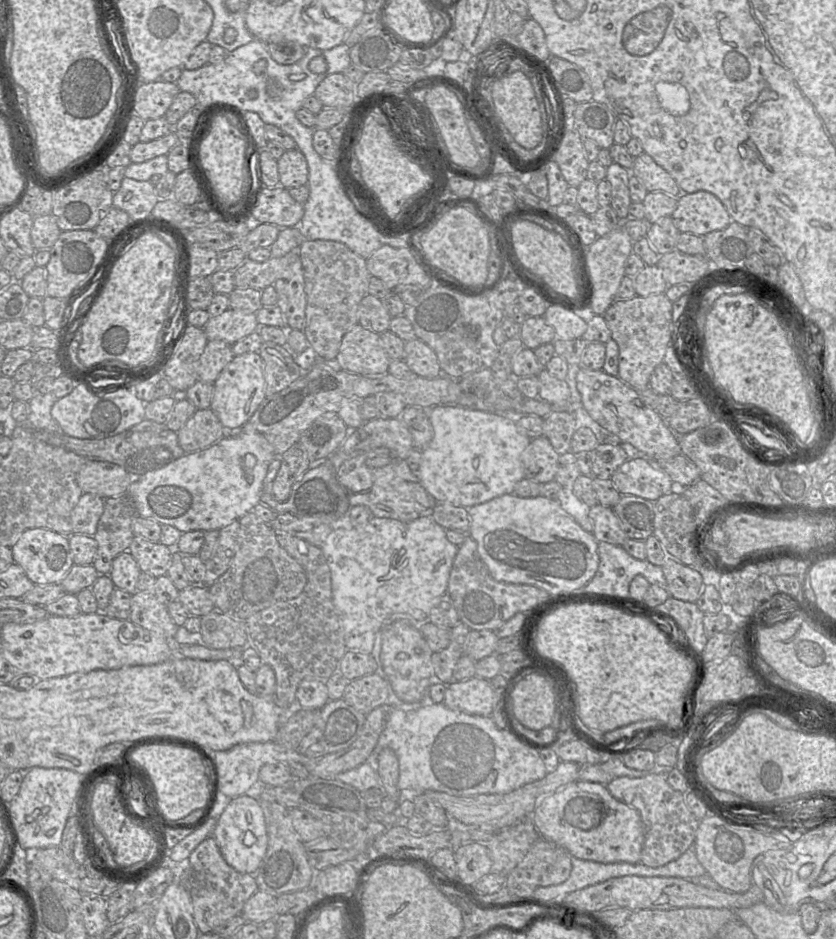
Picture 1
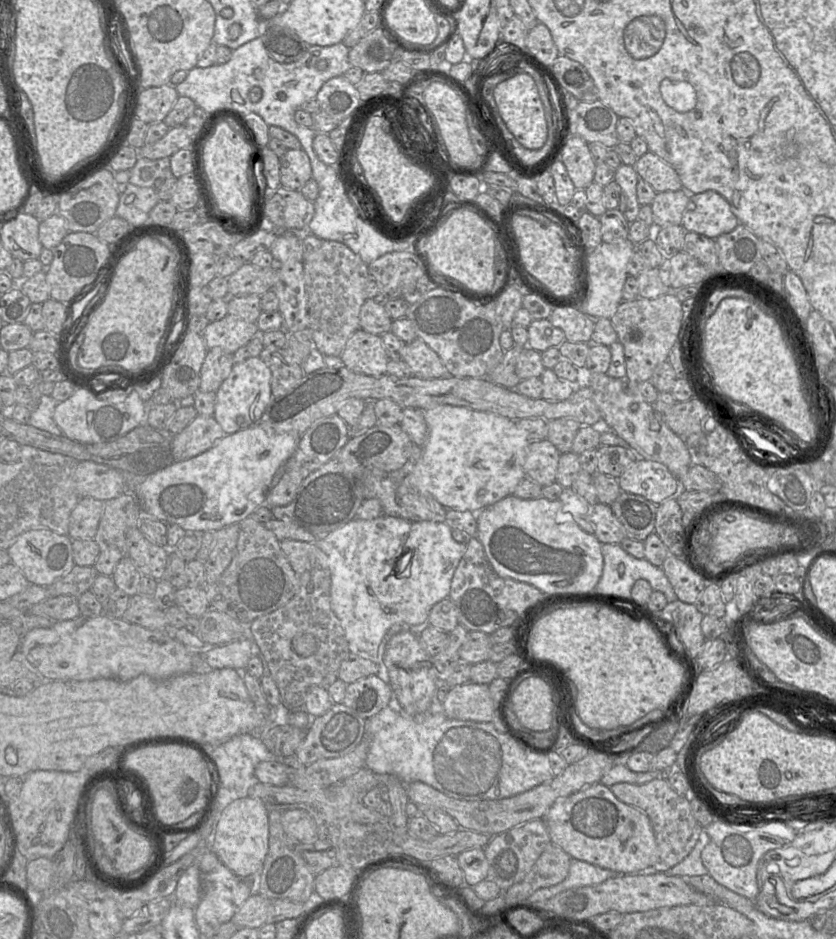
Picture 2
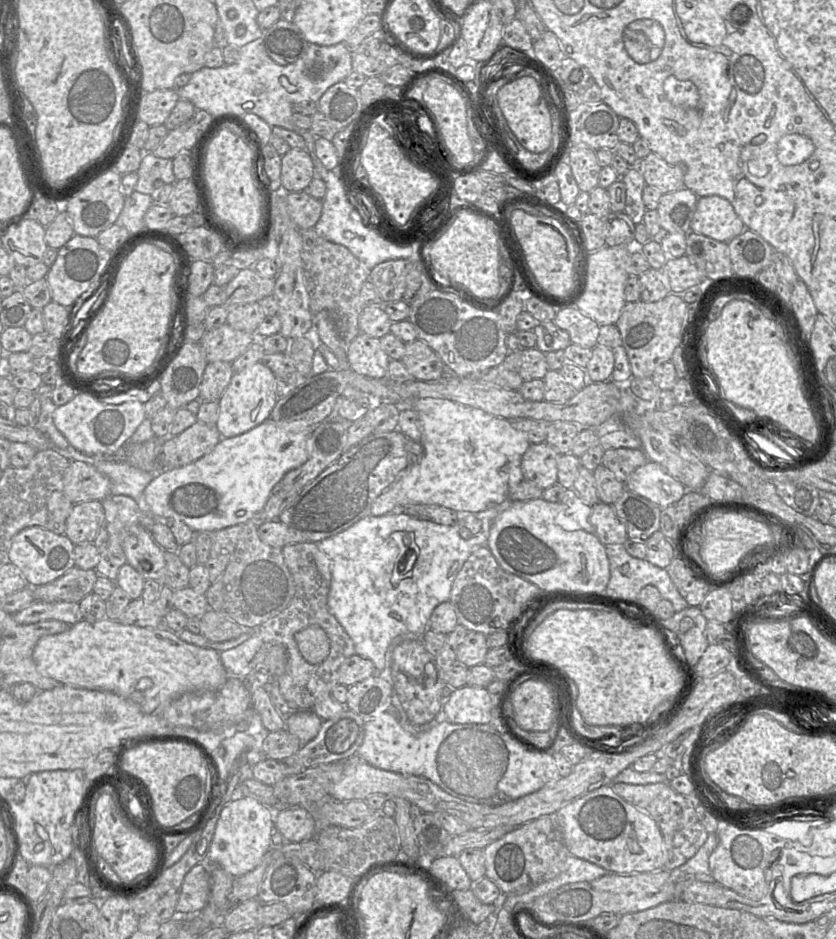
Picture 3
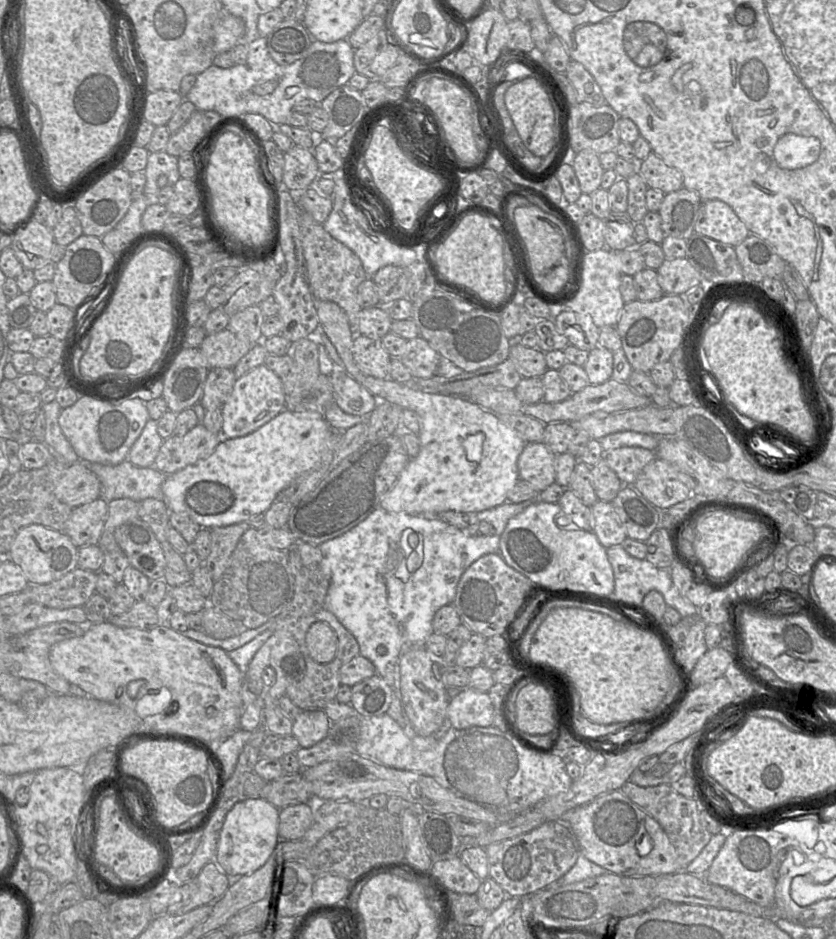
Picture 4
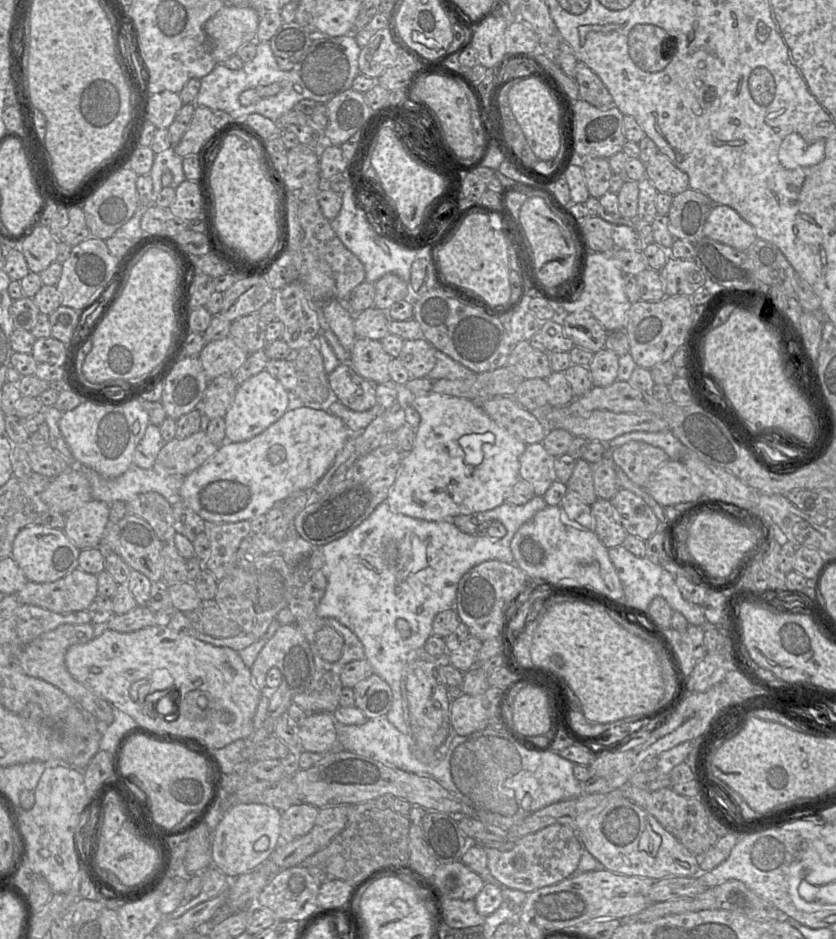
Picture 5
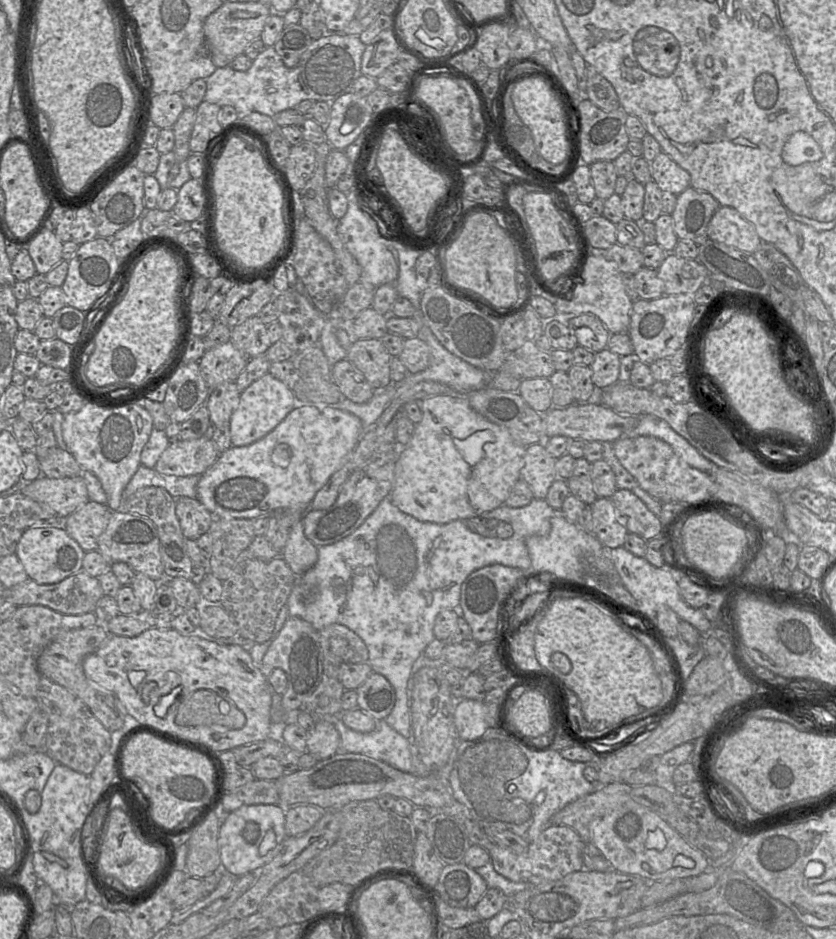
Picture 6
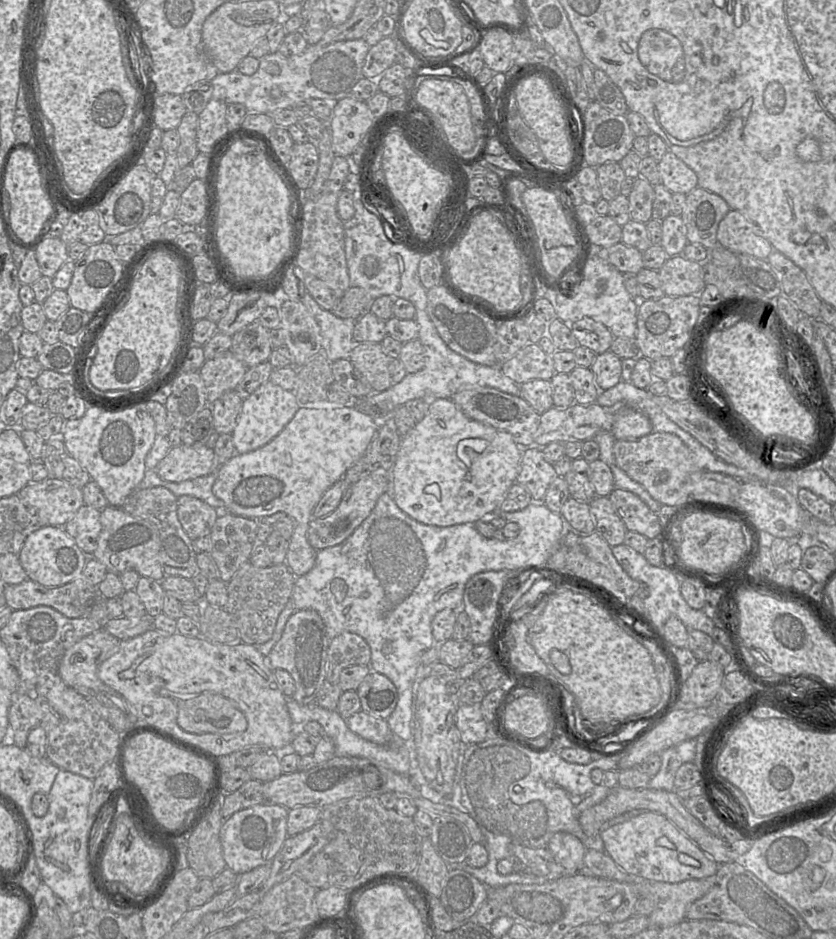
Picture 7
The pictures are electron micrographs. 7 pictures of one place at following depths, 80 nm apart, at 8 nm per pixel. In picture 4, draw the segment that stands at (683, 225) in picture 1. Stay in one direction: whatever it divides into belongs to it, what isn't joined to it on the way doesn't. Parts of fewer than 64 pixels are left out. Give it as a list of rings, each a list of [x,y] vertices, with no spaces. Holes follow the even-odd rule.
[[[720,200],[703,201],[694,232],[732,247],[750,234],[732,208]]]

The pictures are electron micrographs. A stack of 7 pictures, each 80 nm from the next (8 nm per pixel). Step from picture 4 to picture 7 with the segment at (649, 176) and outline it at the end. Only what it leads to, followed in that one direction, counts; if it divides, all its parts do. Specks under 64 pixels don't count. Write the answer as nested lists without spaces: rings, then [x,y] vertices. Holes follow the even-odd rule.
[[[670,151],[658,162],[658,172],[661,184],[671,193],[687,194],[698,187],[695,172]]]

